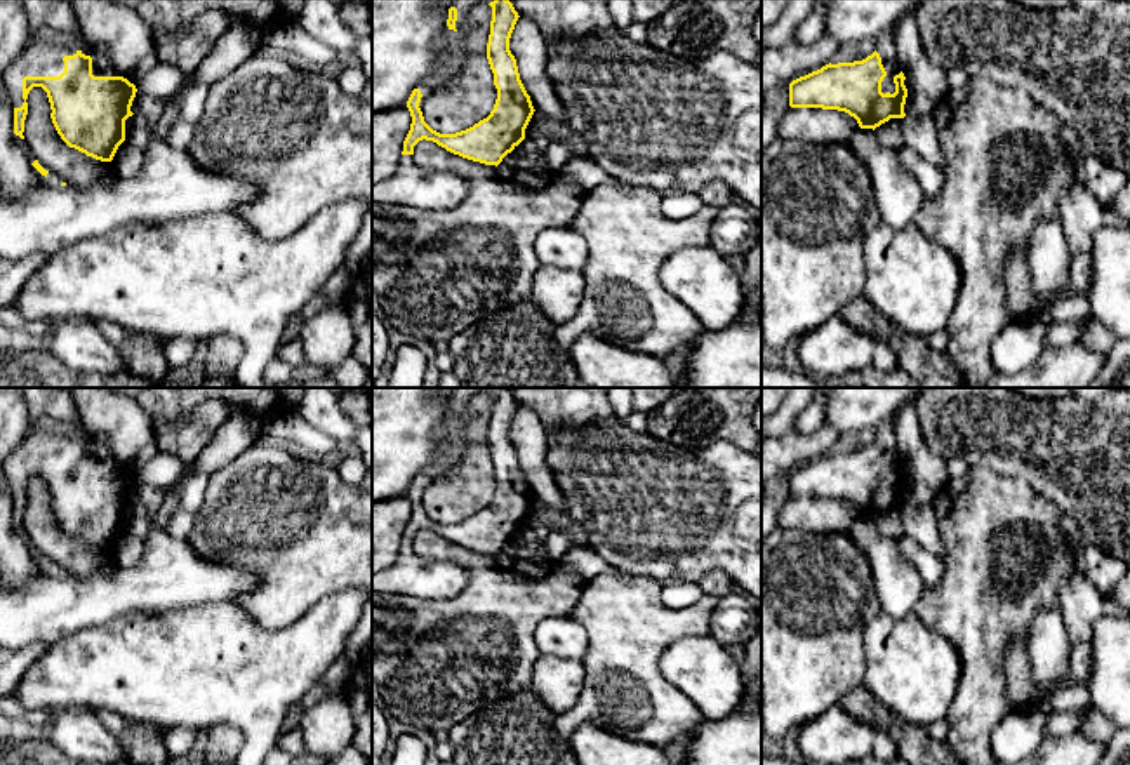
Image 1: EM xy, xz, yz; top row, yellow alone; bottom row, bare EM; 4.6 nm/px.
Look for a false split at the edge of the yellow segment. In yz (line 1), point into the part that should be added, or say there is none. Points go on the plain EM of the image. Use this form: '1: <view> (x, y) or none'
1: yz (779, 456)

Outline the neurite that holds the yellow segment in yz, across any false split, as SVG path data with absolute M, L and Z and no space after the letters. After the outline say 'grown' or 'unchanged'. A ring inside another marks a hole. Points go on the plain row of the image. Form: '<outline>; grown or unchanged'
M895 417L876 426L876 440L862 450L838 452L831 449L841 433L822 424L812 433L789 431L779 438L761 438L761 485L781 475L789 476L791 497L838 499L854 506L861 518L876 518L890 508L904 508L907 478L897 450Z; grown

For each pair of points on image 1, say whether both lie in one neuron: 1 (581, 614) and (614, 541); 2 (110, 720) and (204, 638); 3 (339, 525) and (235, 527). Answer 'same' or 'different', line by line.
1: different
2: different
3: same

